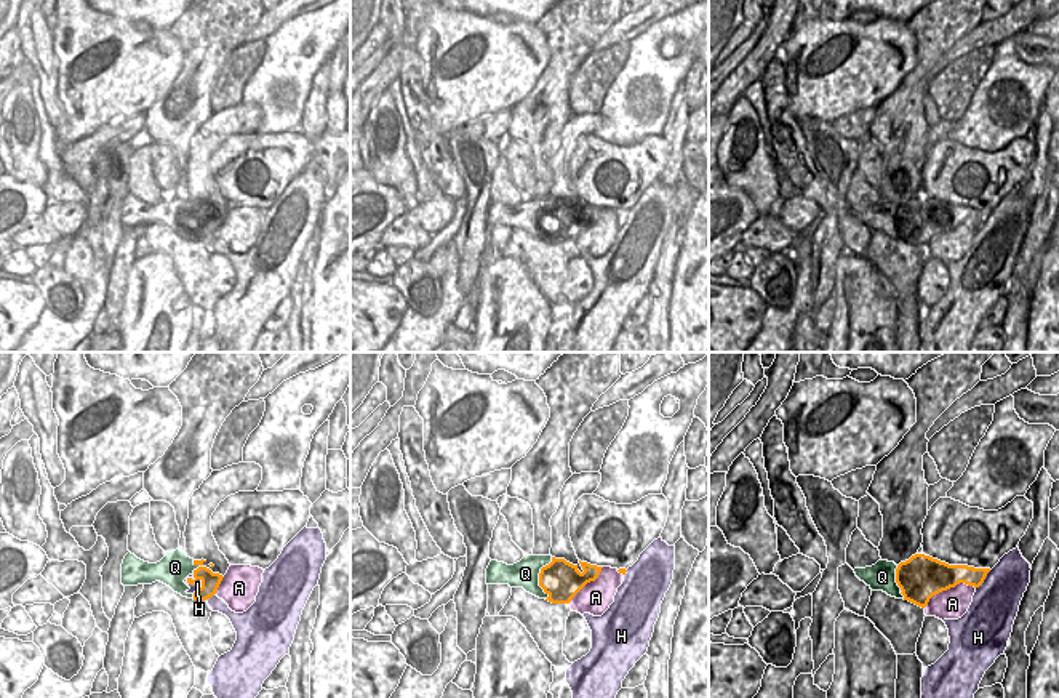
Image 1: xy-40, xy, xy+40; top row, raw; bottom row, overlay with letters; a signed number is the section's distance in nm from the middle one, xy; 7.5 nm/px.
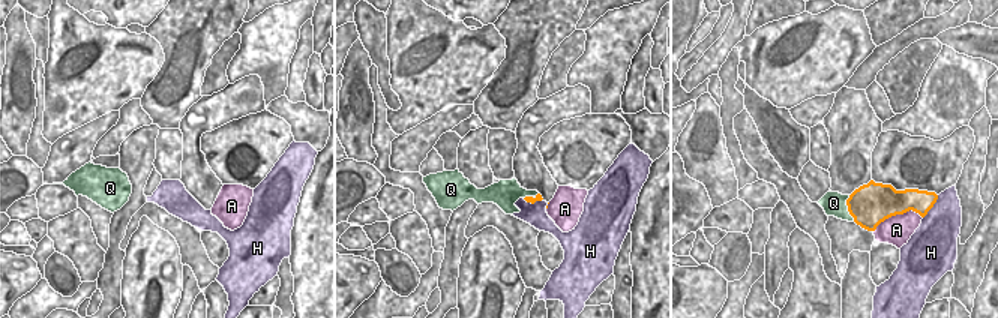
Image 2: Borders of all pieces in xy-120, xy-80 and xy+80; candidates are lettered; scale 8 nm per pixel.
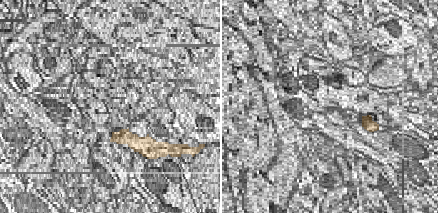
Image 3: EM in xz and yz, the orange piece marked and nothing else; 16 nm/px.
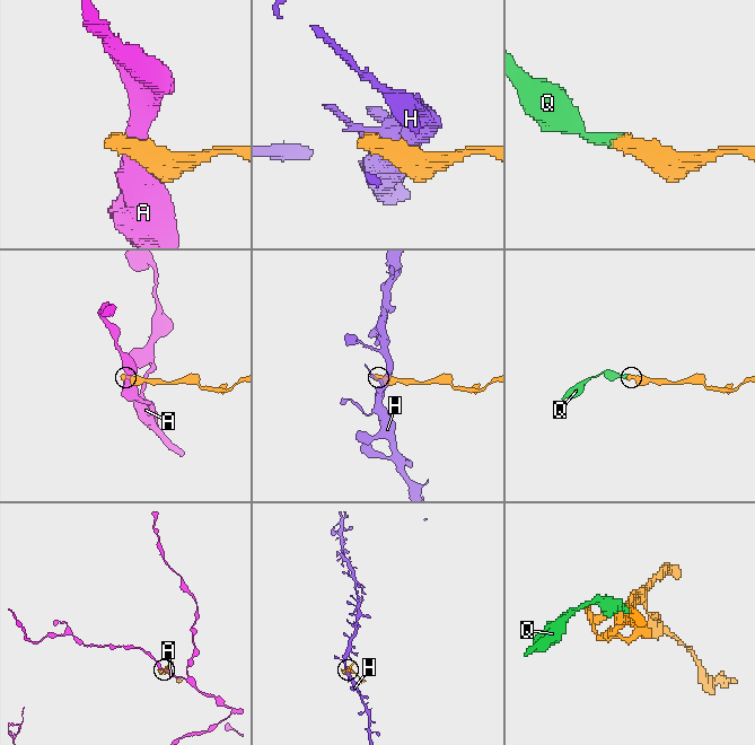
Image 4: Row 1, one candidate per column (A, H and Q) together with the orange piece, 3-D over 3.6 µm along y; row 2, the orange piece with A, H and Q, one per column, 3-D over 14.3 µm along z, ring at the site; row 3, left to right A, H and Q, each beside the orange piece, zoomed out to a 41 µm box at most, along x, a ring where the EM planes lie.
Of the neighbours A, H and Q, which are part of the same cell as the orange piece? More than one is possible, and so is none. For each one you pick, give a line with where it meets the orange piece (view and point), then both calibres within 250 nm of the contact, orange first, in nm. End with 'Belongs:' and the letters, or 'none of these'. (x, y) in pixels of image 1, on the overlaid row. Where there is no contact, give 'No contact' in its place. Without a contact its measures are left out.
Q: Touches orange at xy (539, 578). Thickness 280 nm (orange) against 220 nm
Belongs: Q.

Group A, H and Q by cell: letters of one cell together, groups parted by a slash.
A / H / Q

